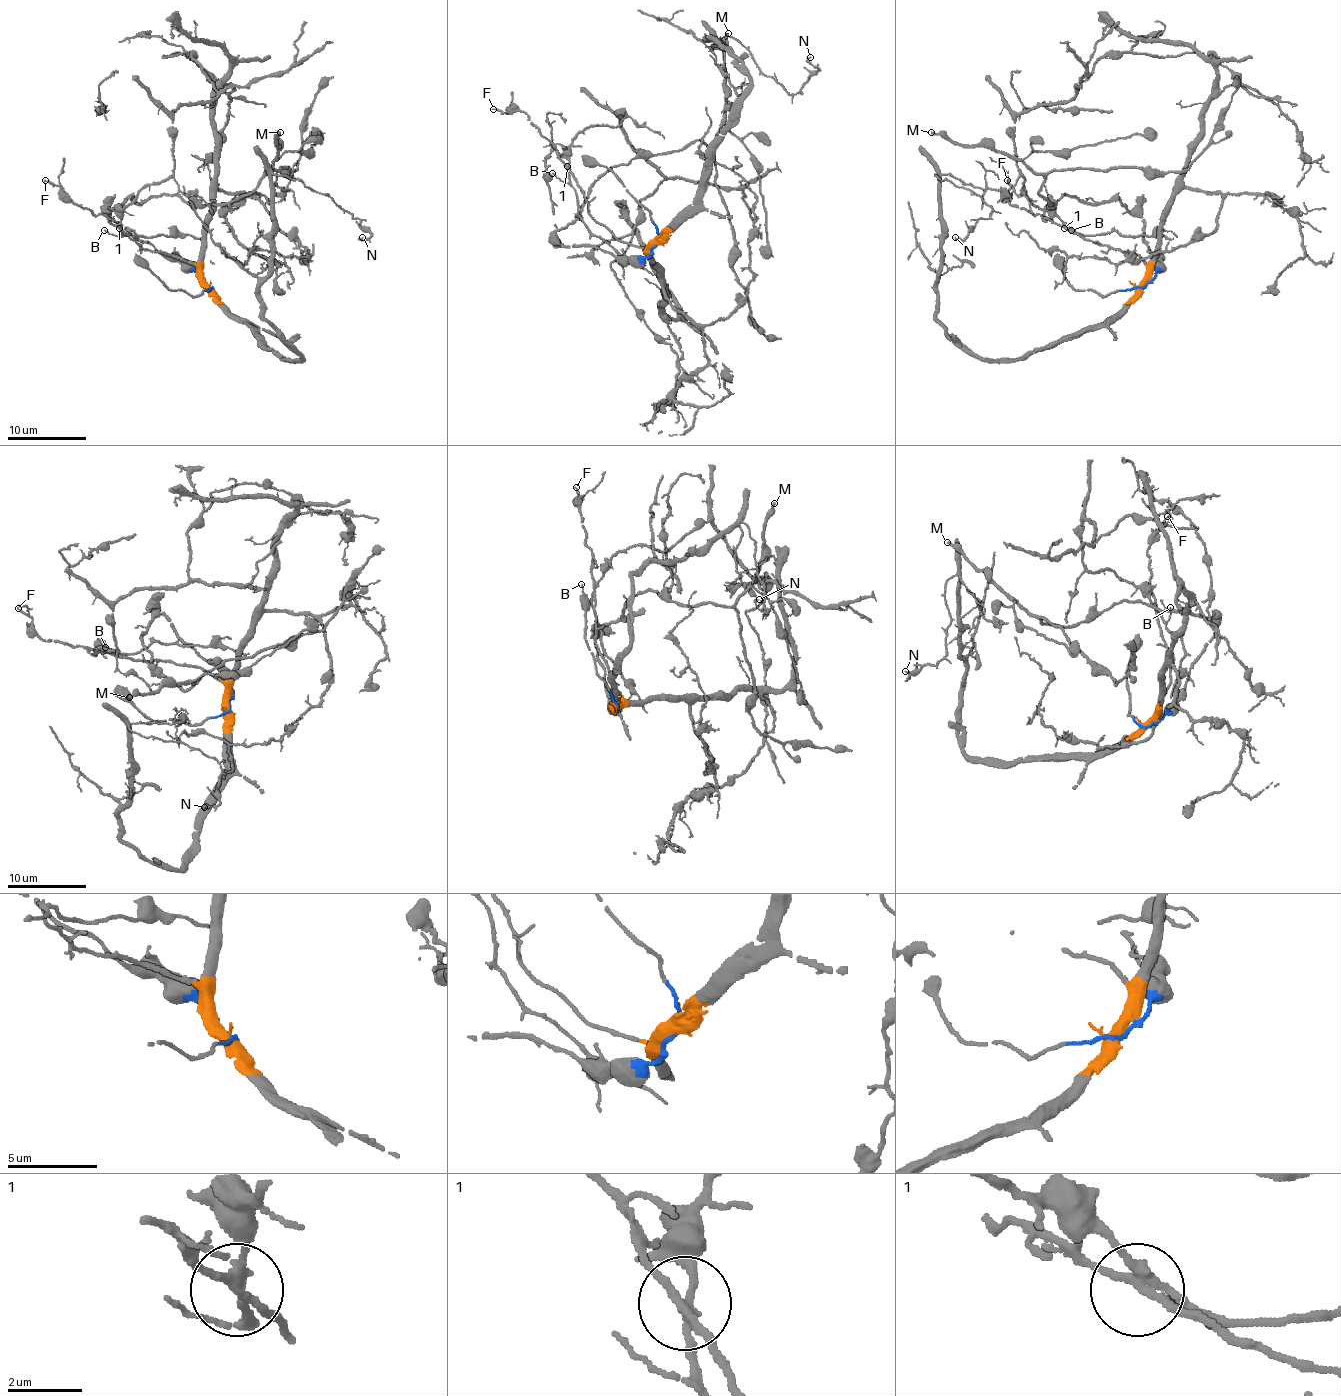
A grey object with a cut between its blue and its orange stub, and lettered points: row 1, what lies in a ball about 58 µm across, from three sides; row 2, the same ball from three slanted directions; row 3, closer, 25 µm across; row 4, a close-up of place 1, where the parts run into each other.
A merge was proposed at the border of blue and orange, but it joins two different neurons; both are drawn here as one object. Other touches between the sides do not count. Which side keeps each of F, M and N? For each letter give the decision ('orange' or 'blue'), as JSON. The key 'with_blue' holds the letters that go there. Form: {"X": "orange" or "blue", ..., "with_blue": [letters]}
{"F": "orange", "M": "blue", "N": "orange", "with_blue": ["M"]}

